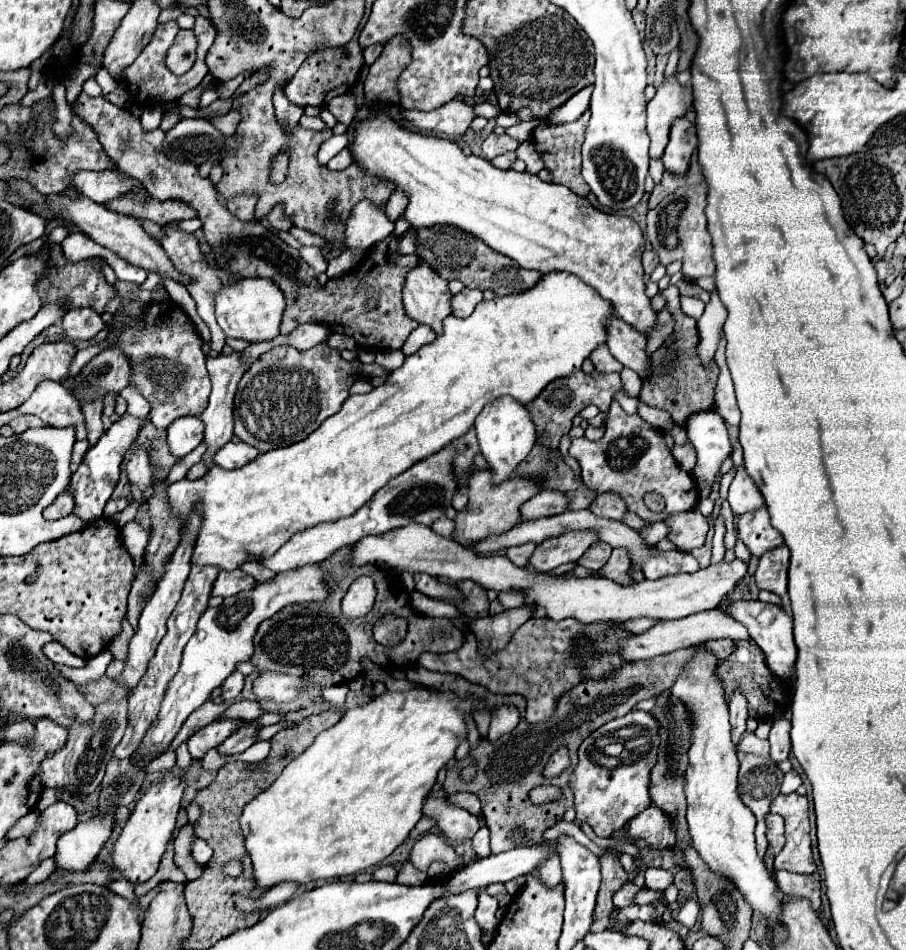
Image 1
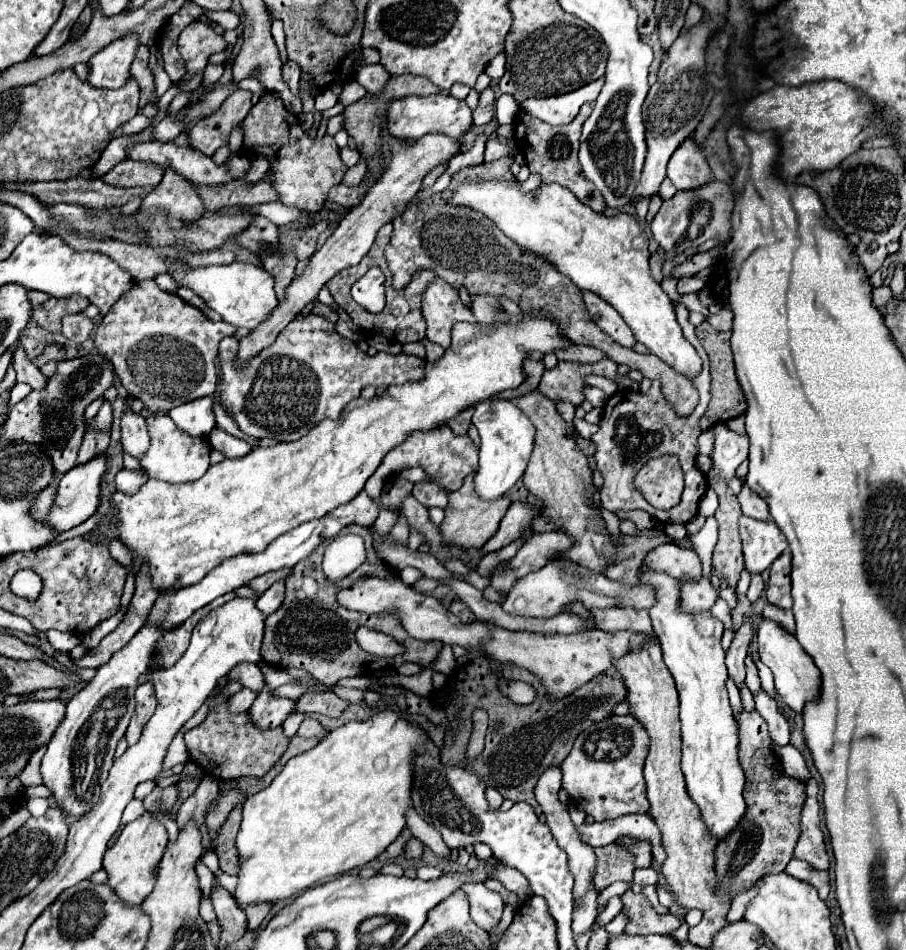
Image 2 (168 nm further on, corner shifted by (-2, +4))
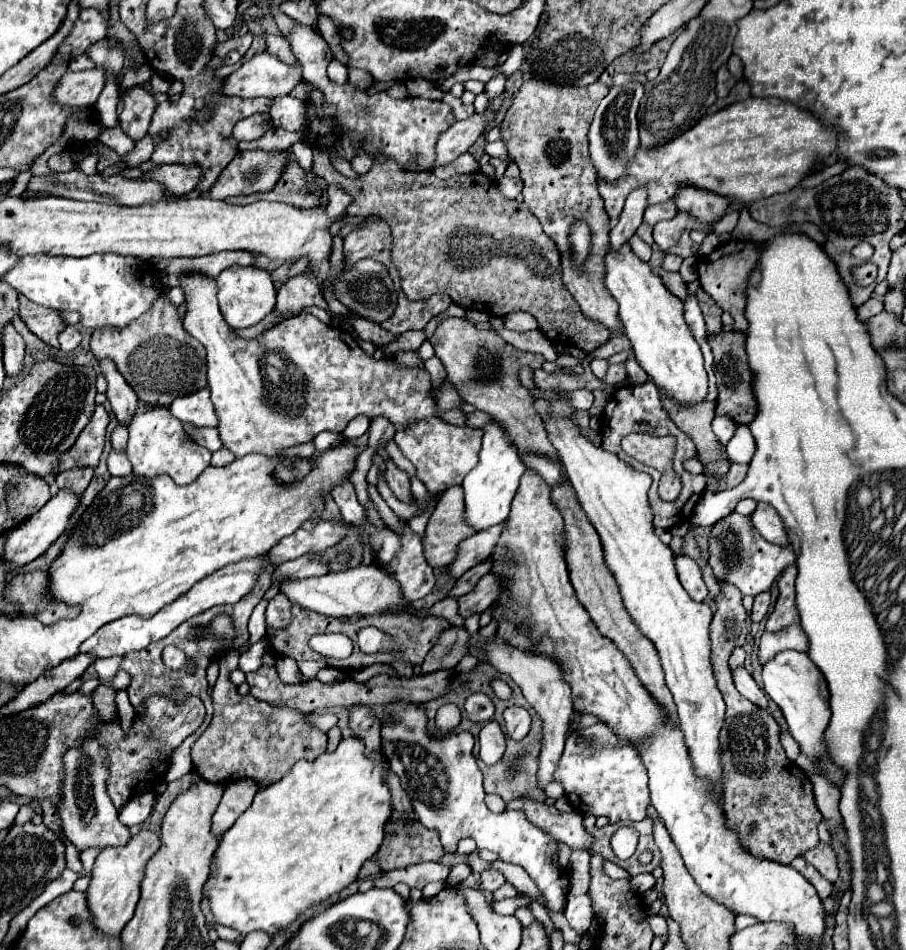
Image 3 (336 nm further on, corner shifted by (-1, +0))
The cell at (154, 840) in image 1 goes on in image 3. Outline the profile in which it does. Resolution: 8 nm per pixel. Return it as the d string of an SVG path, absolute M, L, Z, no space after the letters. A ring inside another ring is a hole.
M140 830L126 846L118 848L106 848L98 854L94 870L92 870L92 882L88 888L88 906L92 916L96 918L96 928L108 934L120 934L126 922L134 916L134 908L140 898L140 884L144 878L144 870L148 860L158 852L160 838L150 830Z

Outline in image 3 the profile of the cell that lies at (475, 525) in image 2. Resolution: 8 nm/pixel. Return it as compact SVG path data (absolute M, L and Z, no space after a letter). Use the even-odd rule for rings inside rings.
M452 486L438 498L436 510L426 526L426 540L422 544L428 564L446 568L456 560L460 540L472 534L476 534L476 530L464 524L464 490L462 486Z

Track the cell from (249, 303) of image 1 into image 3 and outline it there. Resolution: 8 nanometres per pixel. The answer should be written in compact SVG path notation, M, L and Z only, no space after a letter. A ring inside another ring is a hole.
M256 266L226 268L216 278L216 284L218 284L218 306L226 324L230 324L230 328L254 326L274 310L276 290L272 286L270 274L262 268L256 268Z

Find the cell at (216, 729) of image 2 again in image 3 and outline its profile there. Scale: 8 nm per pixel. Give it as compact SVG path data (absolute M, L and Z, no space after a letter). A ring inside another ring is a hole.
M230 652L220 662L220 674L212 692L214 716L204 734L194 742L191 759L194 770L208 782L228 784L240 778L252 778L258 784L272 784L280 780L294 762L314 760L326 750L326 734L310 728L300 712L276 708L254 696L240 696L230 682L230 672L238 668L238 652Z

